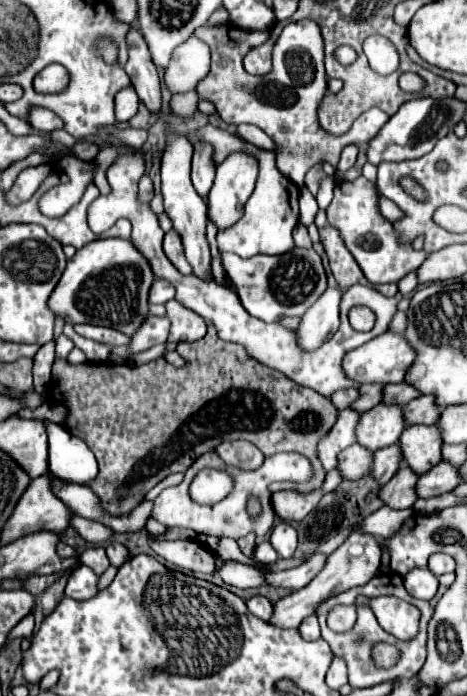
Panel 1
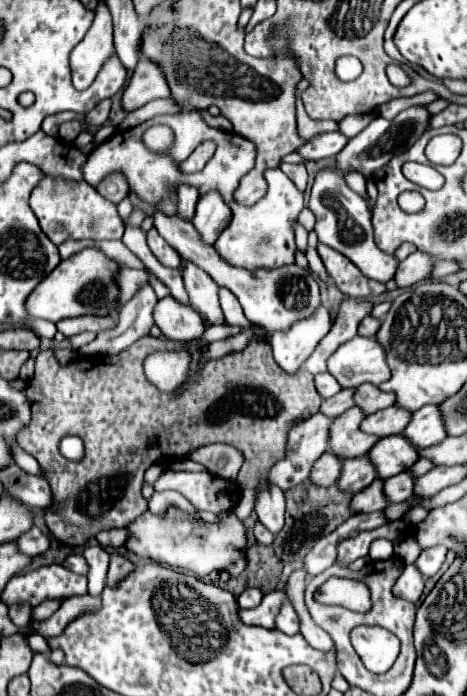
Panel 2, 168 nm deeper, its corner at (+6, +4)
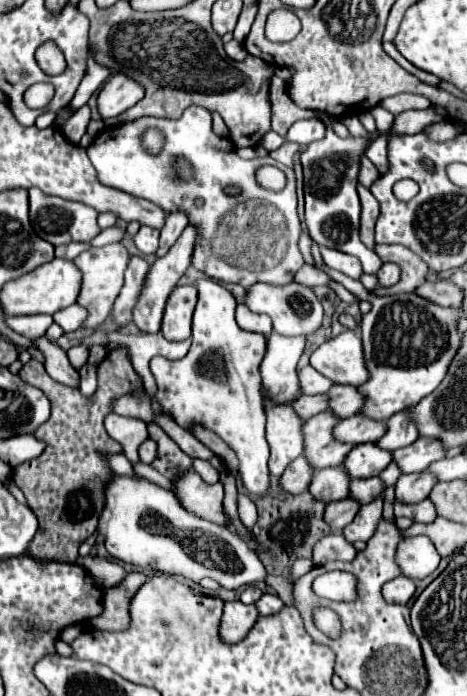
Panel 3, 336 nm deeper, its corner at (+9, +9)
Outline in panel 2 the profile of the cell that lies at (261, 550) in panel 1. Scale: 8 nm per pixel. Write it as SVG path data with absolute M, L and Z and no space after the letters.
M257 521L255 523L255 539L257 539L257 543L261 543L261 545L269 545L271 541L273 541L273 533L269 531L269 529L265 529L265 525L261 525L261 521Z

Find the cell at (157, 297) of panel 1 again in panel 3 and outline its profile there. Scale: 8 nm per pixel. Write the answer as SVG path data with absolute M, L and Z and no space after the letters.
M108 244L102 248L90 248L82 252L74 262L78 268L82 268L82 290L78 296L78 304L82 304L88 310L84 326L98 328L108 318L114 300L118 298L118 292L124 284L124 270L128 268L130 262L130 254L122 244Z

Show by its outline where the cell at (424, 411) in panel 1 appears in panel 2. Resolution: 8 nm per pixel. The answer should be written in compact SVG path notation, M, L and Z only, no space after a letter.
M393 405L383 411L377 411L373 415L367 415L361 423L361 431L375 435L379 439L389 437L389 435L399 435L399 433L403 433L405 425L409 423L409 417L411 417L409 411Z

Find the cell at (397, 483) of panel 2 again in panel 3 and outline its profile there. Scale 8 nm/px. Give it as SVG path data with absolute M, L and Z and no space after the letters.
M366 478L366 480L352 480L350 484L350 496L356 498L362 504L370 504L376 500L376 496L386 492L386 484L382 484L382 478Z

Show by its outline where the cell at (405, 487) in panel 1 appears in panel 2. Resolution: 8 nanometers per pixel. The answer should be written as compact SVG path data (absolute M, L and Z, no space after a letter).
M375 479L361 493L355 493L353 499L351 499L351 503L349 503L351 511L353 513L371 513L371 511L377 511L377 509L387 507L385 495L381 493L381 485L383 485L383 481L381 479Z

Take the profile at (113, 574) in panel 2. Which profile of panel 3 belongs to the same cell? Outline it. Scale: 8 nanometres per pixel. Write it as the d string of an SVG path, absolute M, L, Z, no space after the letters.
M128 572L124 580L112 588L104 588L104 612L90 620L92 626L102 630L124 630L128 626L128 604L136 590L144 584L142 572Z

